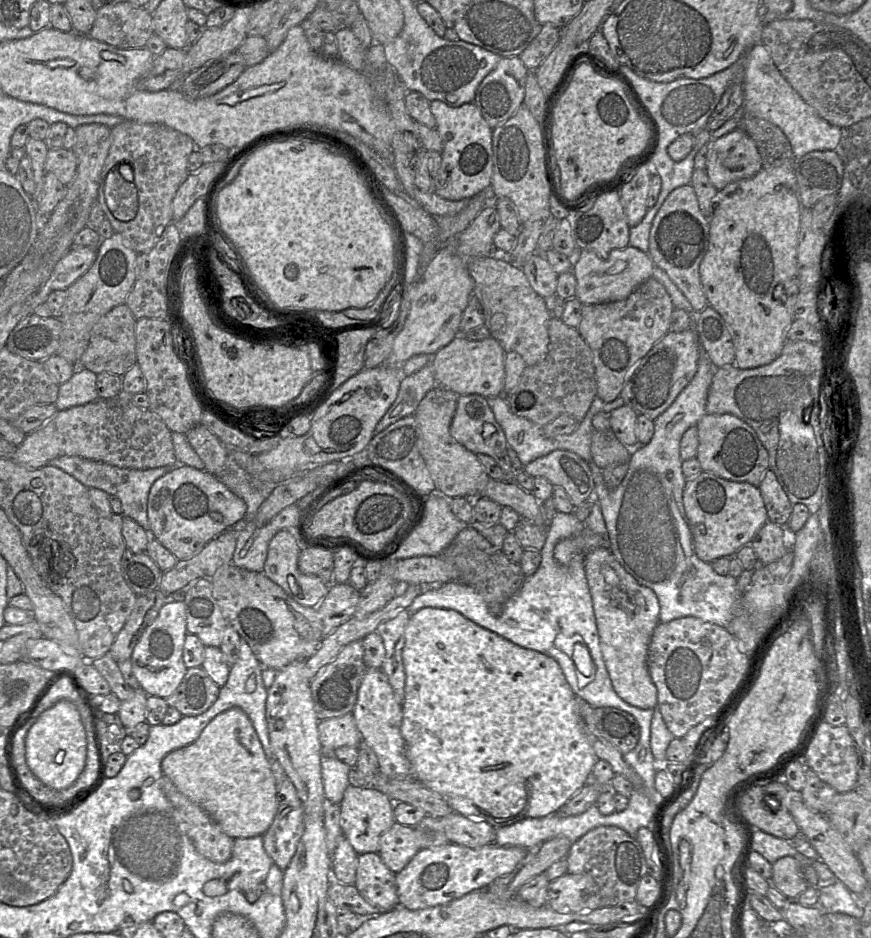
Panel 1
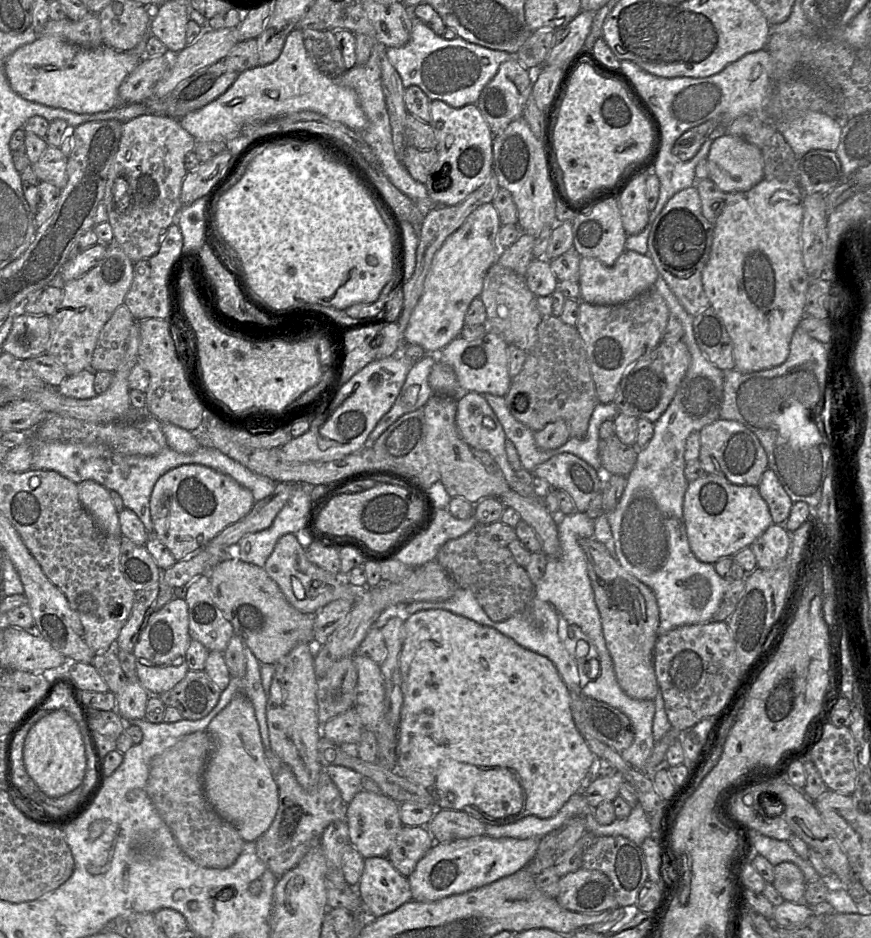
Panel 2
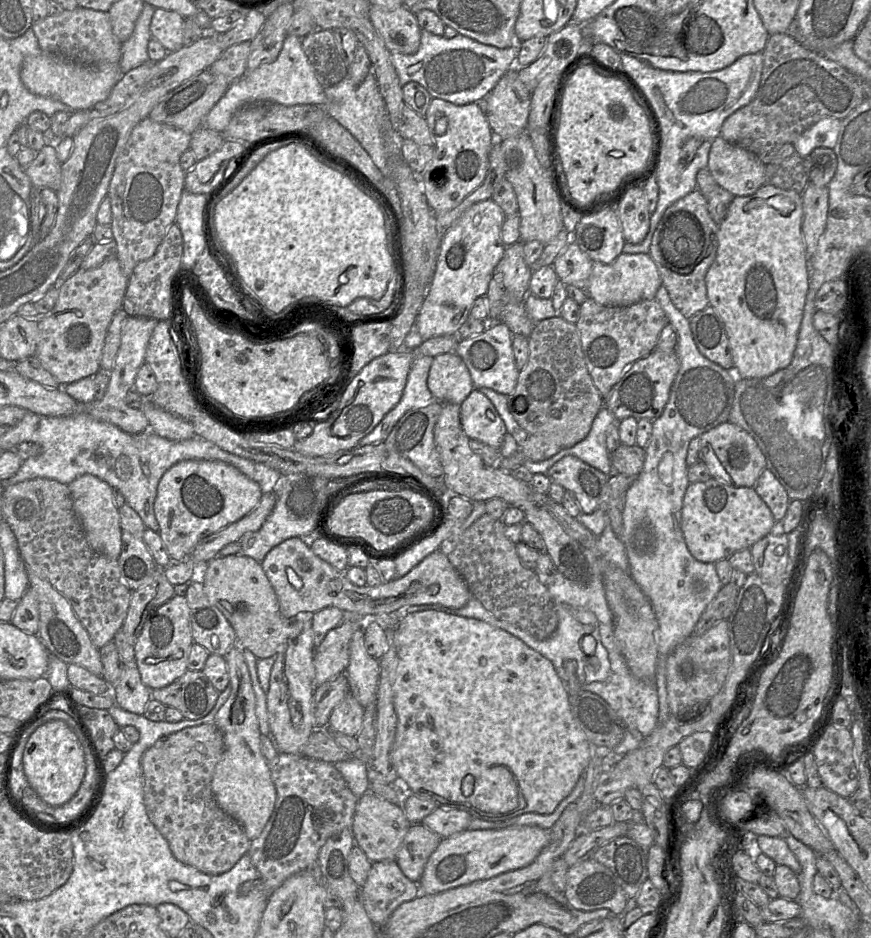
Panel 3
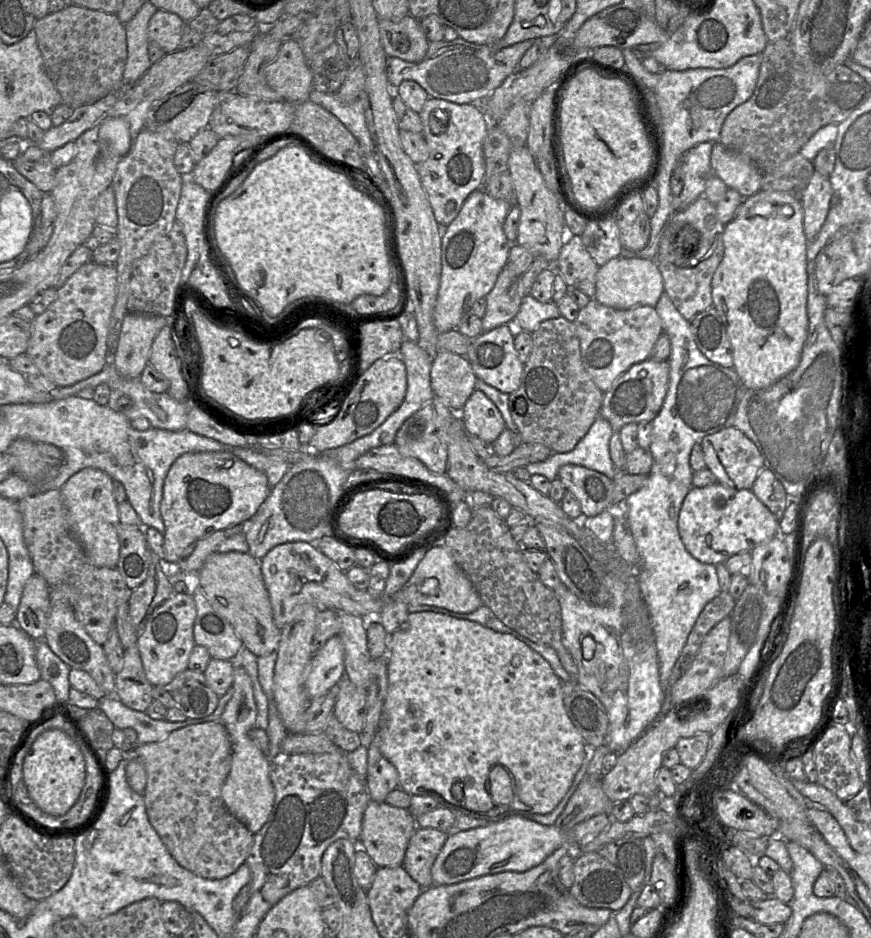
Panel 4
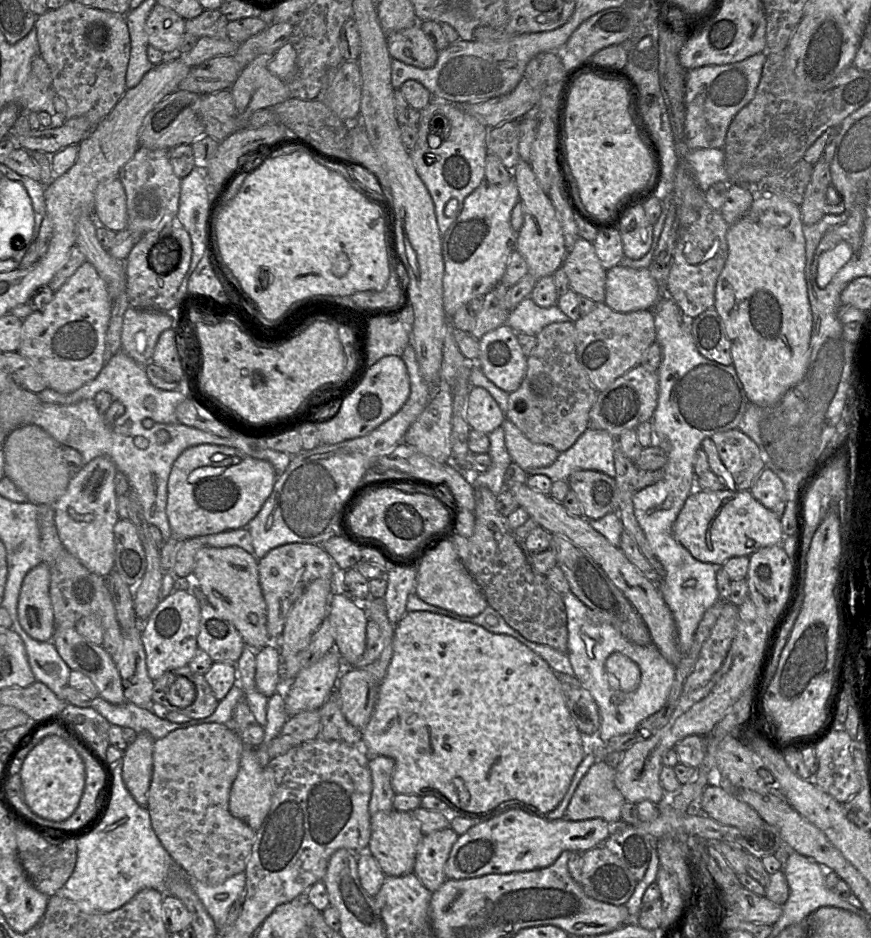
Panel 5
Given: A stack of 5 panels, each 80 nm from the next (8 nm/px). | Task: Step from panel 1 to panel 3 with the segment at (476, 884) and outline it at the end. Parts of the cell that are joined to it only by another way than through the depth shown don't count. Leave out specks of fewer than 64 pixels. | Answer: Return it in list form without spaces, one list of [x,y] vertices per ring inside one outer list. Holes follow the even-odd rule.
[[[510,826],[505,829],[464,830],[443,838],[429,857],[417,883],[420,893],[436,894],[478,880],[523,868],[549,842],[549,829],[538,826]]]

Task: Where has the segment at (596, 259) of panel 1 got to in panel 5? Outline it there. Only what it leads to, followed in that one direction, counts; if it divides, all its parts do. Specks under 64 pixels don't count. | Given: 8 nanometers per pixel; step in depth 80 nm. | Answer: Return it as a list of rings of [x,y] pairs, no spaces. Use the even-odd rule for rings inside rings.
[[[617,265],[606,271],[604,303],[618,313],[653,310],[662,288],[649,268]]]

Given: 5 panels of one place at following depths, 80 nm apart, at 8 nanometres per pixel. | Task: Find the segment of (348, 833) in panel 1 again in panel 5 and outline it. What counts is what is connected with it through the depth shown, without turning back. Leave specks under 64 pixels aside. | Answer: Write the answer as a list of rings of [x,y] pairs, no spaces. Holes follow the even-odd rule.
[[[380,811],[371,815],[371,836],[367,851],[376,859],[386,876],[401,876],[413,872],[416,854],[424,836],[411,812]]]

